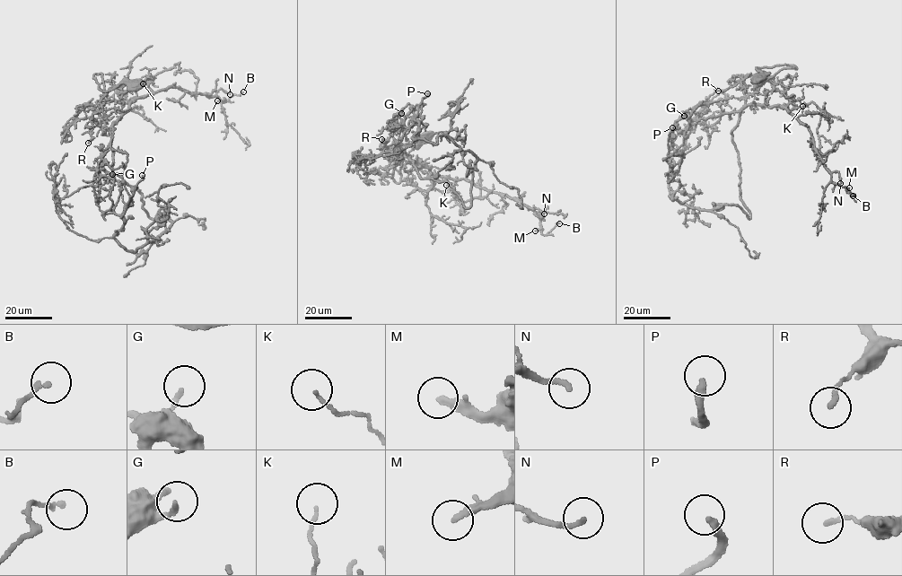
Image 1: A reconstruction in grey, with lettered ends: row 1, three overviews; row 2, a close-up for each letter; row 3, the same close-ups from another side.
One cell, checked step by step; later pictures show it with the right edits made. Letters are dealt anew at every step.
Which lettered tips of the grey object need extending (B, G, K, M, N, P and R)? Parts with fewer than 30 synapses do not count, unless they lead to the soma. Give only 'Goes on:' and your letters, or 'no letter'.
Goes on: M, P

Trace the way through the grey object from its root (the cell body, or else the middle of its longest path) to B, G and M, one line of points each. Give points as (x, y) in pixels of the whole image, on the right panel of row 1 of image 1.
B: (758, 80), (756, 68), (796, 67), (745, 105), (778, 106), (806, 126), (831, 180), (853, 196)
G: (758, 80), (756, 68), (797, 68), (760, 83), (739, 110), (692, 127), (672, 175), (670, 133), (684, 116)
M: (758, 80), (756, 68), (796, 67), (745, 105), (785, 109), (808, 127), (831, 180), (849, 187)

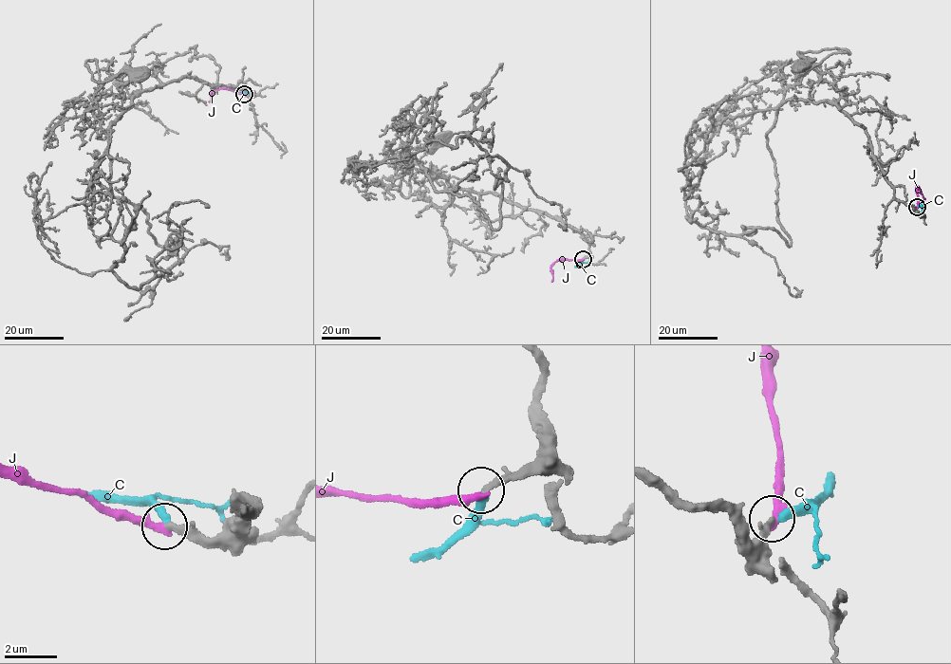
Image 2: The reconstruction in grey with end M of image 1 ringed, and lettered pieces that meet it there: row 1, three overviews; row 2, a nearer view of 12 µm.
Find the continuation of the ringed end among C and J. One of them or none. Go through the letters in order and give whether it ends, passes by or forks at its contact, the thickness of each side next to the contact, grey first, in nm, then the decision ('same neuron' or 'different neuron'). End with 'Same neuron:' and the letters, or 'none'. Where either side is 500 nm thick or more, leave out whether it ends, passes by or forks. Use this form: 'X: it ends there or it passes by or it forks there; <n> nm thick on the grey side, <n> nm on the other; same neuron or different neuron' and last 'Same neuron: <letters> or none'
C: it ends there; 240 nm thick on the grey side, 320 nm on the other; different neuron
J: it ends there; 200 nm thick on the grey side, 320 nm on the other; different neuron
Same neuron: none

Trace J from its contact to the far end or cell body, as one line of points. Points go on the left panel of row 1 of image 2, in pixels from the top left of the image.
J: (244, 94), (219, 88), (211, 93), (209, 101)

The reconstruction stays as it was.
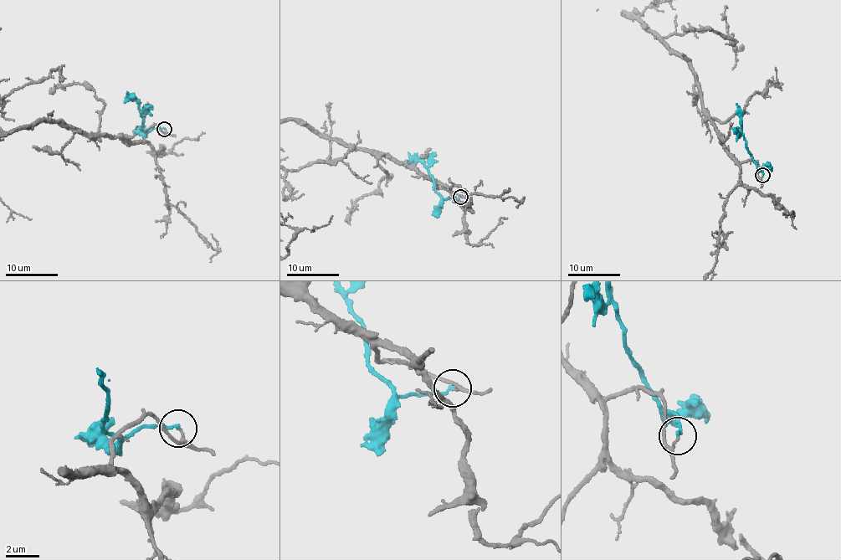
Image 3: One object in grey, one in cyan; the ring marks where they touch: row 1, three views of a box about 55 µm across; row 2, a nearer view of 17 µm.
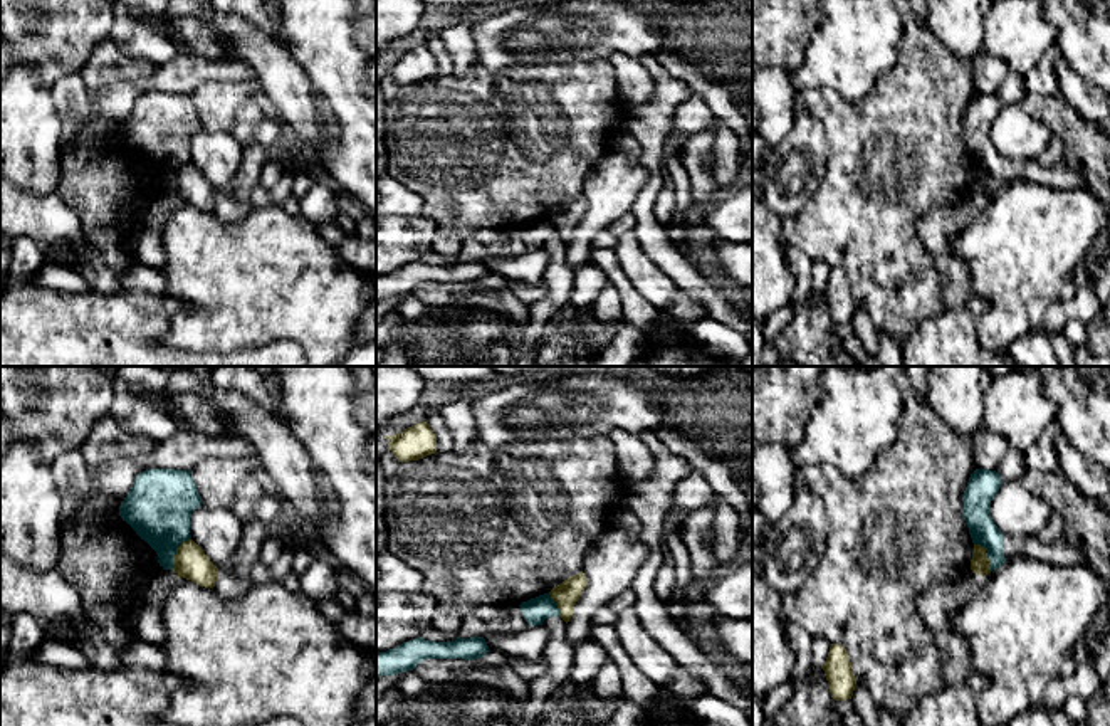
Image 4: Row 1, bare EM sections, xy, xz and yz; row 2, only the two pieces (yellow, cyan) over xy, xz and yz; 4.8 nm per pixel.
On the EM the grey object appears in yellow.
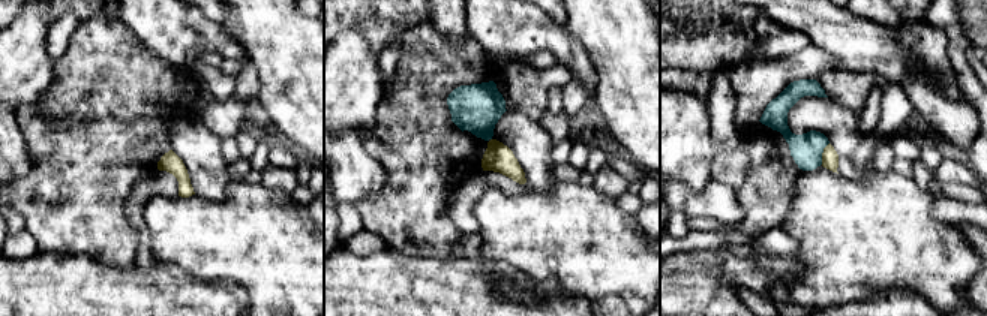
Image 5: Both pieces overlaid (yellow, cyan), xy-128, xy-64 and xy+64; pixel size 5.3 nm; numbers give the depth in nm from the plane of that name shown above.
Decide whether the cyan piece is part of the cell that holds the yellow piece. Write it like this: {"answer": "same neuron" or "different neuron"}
{"answer": "different neuron"}

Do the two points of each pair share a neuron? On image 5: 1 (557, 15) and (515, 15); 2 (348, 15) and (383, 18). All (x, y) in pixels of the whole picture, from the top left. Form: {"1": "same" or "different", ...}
{"1": "different", "2": "same"}

